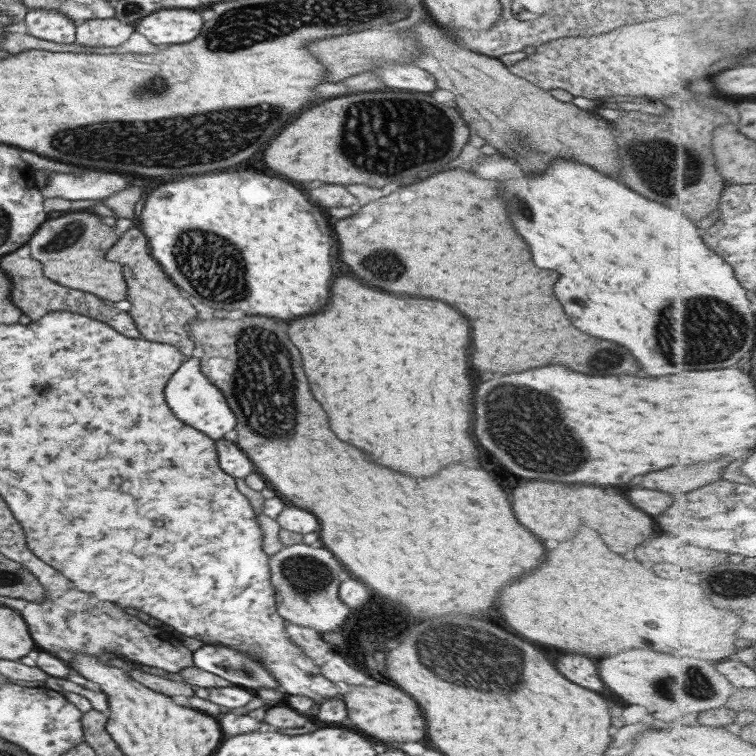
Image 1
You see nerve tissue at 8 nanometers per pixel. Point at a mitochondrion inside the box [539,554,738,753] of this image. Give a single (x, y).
(696, 684)

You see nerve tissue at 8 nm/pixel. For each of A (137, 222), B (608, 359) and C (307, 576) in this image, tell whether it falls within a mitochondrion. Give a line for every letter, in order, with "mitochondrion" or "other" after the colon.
A: other
B: mitochondrion
C: mitochondrion

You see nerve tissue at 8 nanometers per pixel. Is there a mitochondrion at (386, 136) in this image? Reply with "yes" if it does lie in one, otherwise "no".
yes

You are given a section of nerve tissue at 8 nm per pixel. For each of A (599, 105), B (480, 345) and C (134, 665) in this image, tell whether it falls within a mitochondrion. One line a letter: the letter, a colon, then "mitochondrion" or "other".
A: other
B: other
C: other

